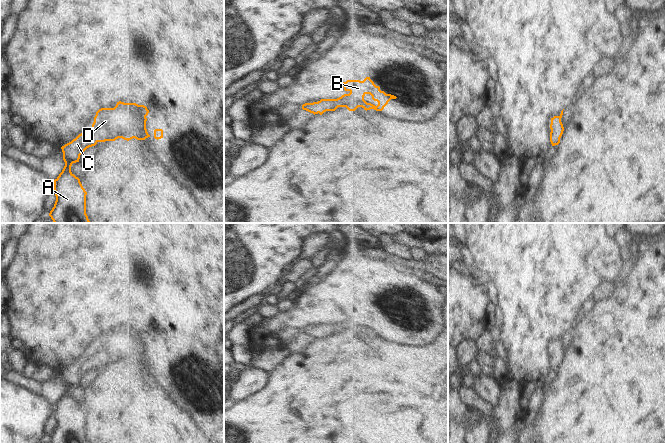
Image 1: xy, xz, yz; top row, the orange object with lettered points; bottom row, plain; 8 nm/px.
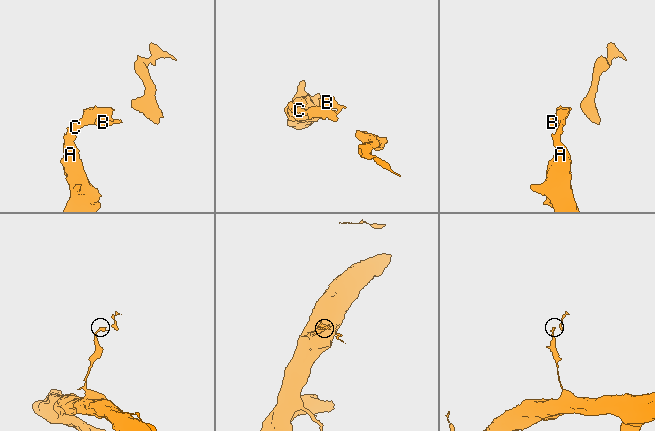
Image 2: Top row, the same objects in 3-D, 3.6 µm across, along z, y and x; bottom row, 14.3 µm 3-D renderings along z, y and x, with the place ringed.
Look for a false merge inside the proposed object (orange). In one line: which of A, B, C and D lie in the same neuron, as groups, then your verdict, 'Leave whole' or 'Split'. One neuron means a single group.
Groups: A B C D. Leave whole.

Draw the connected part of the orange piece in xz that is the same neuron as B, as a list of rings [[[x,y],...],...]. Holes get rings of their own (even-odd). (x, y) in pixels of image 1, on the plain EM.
[[[366,301],[363,305],[347,304],[343,306],[343,311],[345,315],[350,317],[337,323],[321,323],[318,326],[305,327],[302,329],[302,333],[314,339],[318,337],[322,339],[326,335],[335,335],[338,331],[346,331],[349,335],[355,335],[358,331],[362,331],[366,335],[370,333],[382,335],[391,323],[397,322],[381,315],[380,311],[376,310],[370,301]],[[366,318],[370,318],[372,323],[378,326],[378,329],[367,327],[364,324]]]

